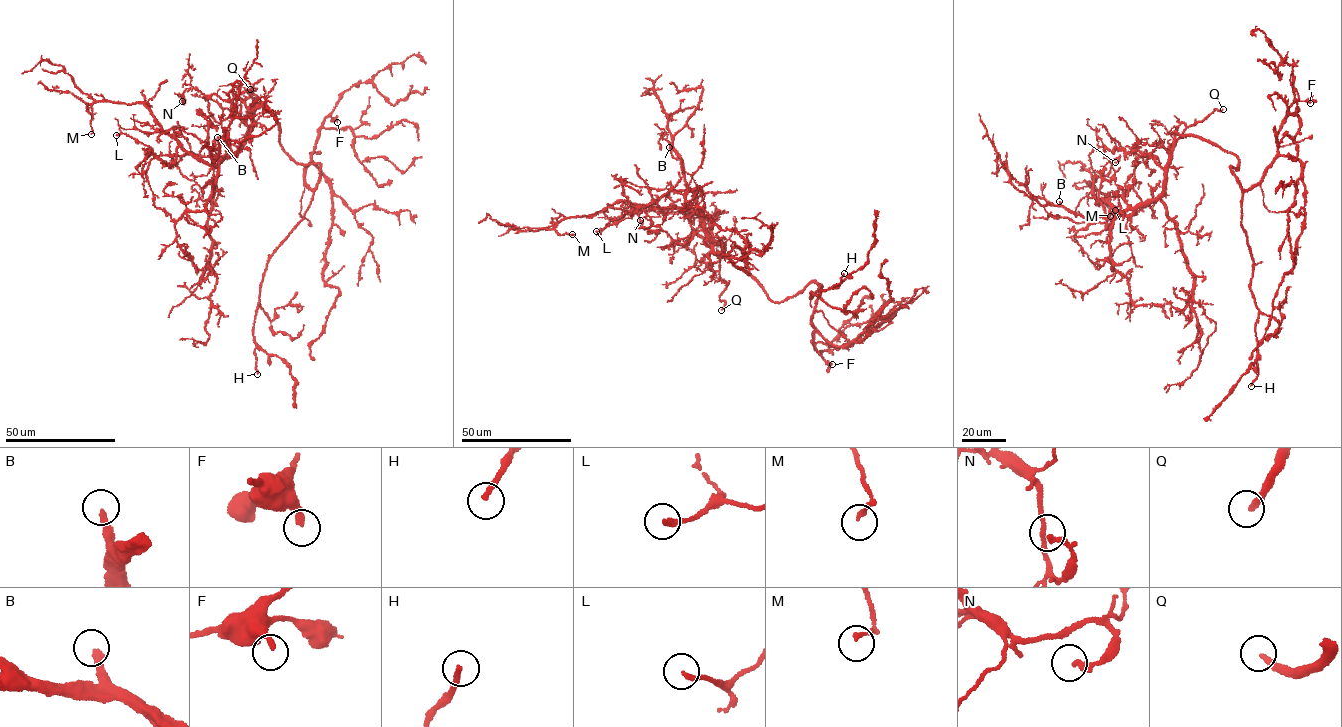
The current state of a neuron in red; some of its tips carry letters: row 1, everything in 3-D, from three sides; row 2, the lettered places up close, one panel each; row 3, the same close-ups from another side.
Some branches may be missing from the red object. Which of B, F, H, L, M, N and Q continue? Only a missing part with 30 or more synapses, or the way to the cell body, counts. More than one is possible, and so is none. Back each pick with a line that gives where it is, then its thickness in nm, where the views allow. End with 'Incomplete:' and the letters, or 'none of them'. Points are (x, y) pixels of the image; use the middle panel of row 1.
B: at (669, 147); 280 nm thick
H: at (844, 273); 200 nm thick
Q: at (721, 310); 260 nm thick
Incomplete: B, H, Q

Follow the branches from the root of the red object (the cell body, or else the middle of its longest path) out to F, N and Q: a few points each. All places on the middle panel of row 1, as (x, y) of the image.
F: (760, 285), (776, 302), (798, 294), (811, 282), (819, 285), (810, 319), (815, 330), (811, 340), (832, 364)
N: (760, 285), (720, 257), (721, 239), (700, 236), (684, 213), (636, 210), (640, 220)
Q: (760, 285), (730, 259), (720, 257), (720, 275), (727, 284), (720, 298), (725, 302), (721, 310)

